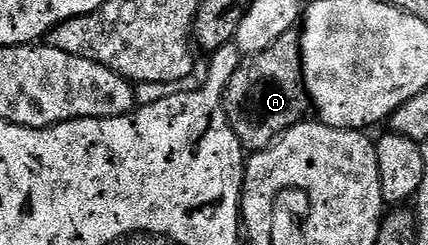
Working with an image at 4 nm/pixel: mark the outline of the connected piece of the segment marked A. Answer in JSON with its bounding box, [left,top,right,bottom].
[222,27,311,154]

